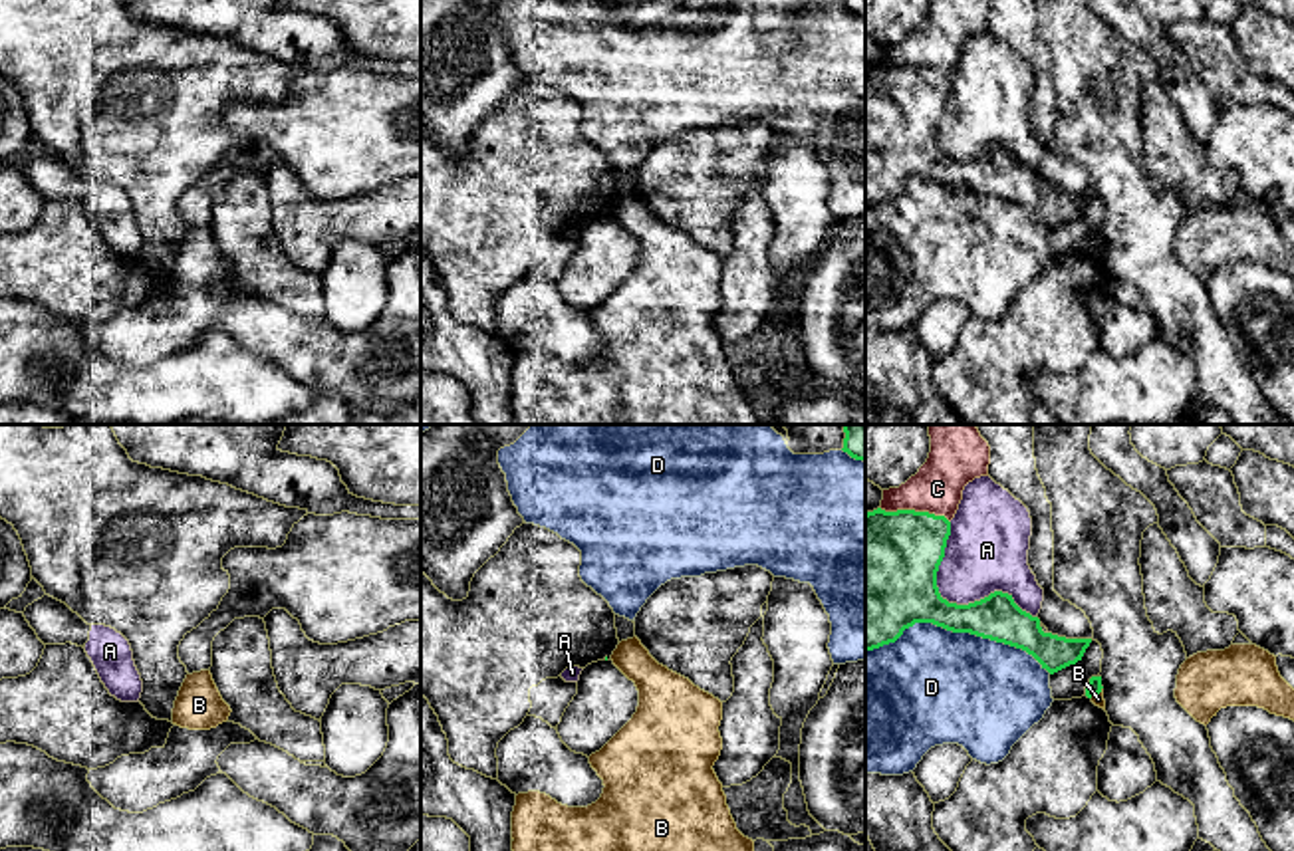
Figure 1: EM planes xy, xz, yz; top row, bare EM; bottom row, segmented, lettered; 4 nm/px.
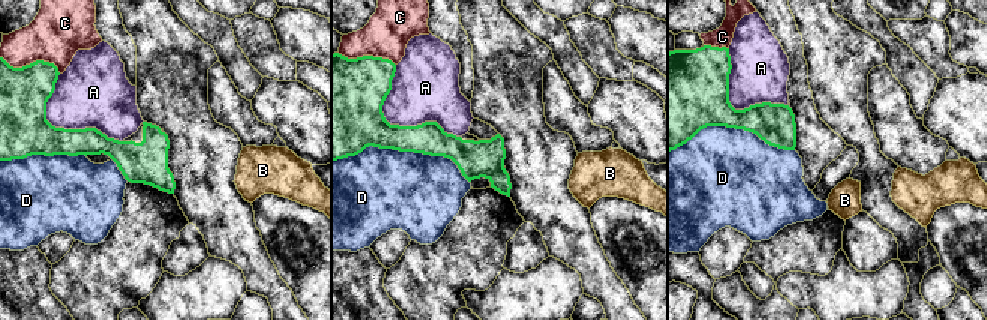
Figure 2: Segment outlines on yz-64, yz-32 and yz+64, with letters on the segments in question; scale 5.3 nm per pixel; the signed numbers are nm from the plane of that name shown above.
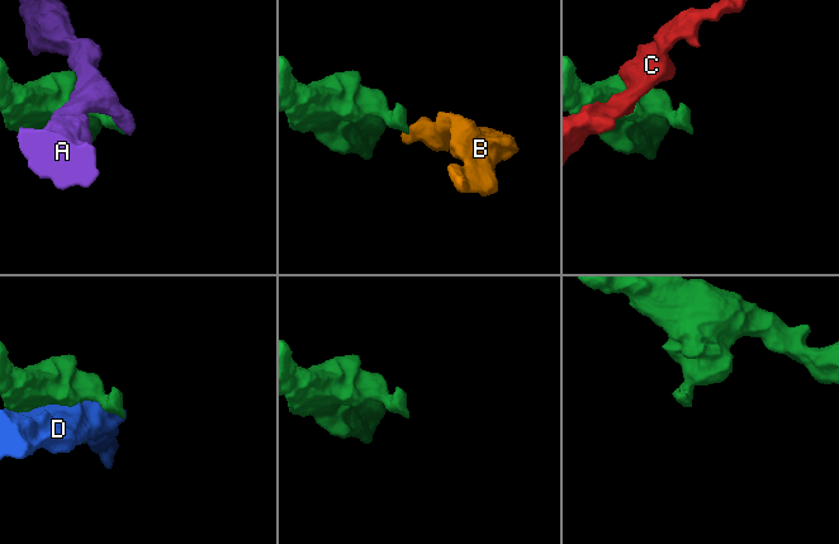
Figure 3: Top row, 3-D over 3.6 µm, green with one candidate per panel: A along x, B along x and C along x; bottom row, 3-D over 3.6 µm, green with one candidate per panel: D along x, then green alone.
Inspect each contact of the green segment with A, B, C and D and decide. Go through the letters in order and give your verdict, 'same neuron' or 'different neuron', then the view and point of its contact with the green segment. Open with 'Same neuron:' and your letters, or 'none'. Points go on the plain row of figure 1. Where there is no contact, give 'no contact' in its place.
Same neuron: none
A: different neuron; meets green in yz at (953, 159)
B: different neuron; meets green in yz at (1096, 248)
C: different neuron; meets green in yz at (913, 66)
D: different neuron; meets green in yz at (959, 187)

